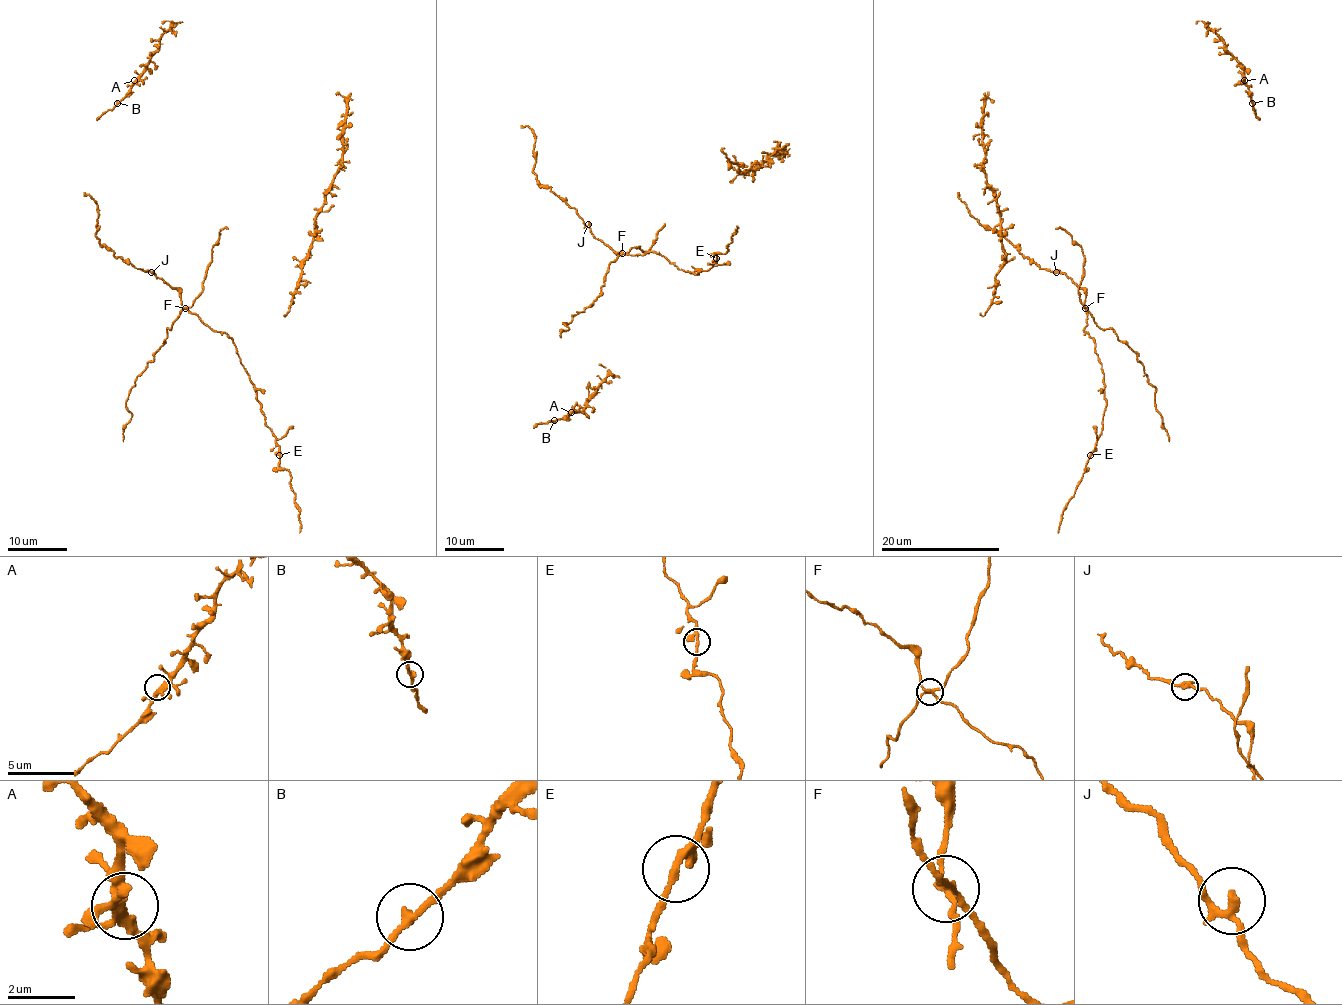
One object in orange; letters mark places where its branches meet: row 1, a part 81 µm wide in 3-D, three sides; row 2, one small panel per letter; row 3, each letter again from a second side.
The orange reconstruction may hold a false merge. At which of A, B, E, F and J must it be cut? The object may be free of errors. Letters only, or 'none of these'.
F

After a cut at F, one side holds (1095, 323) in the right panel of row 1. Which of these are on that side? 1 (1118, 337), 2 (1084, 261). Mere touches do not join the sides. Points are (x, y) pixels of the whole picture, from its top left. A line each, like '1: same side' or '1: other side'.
1: same side
2: same side

